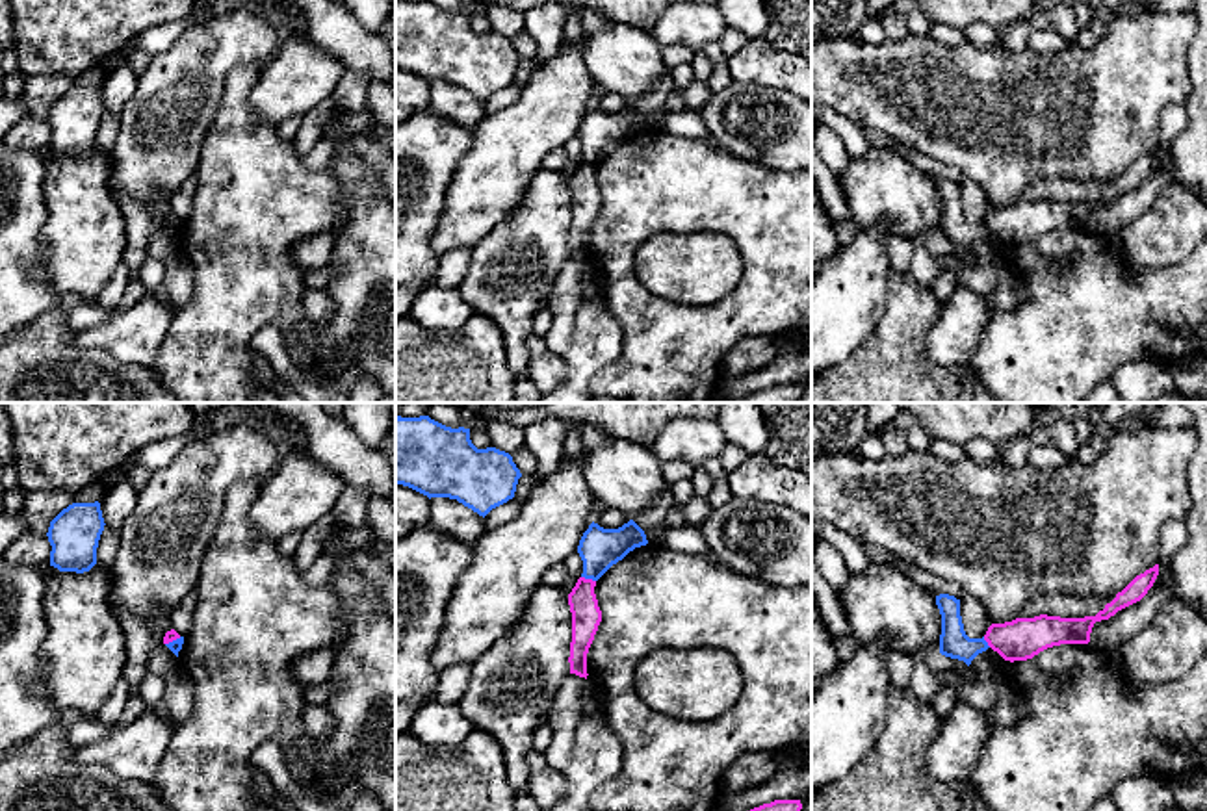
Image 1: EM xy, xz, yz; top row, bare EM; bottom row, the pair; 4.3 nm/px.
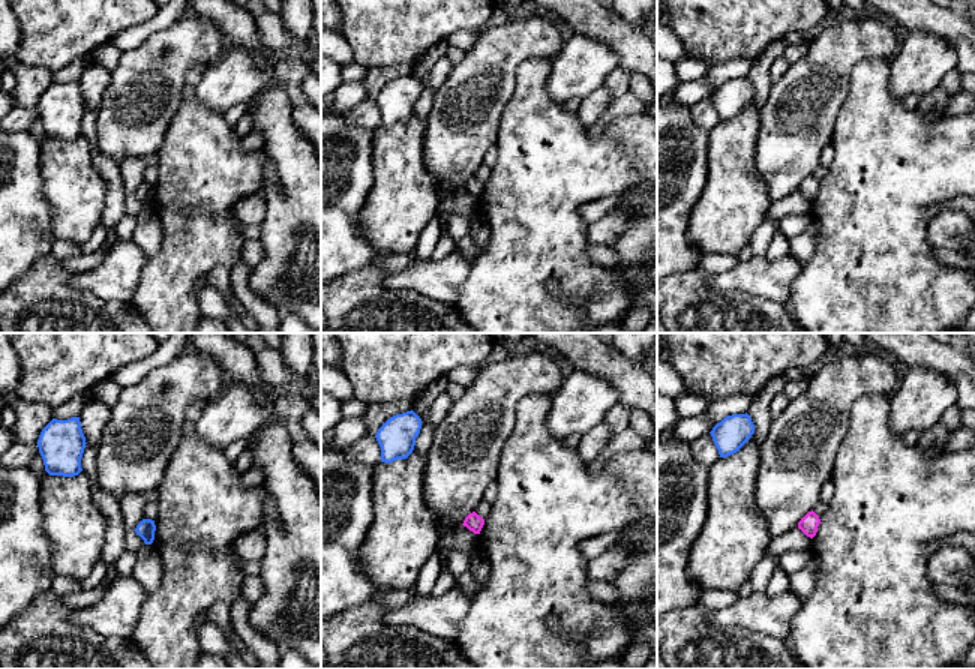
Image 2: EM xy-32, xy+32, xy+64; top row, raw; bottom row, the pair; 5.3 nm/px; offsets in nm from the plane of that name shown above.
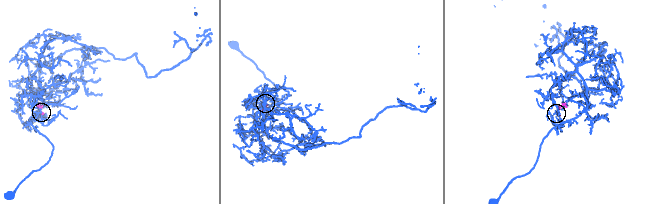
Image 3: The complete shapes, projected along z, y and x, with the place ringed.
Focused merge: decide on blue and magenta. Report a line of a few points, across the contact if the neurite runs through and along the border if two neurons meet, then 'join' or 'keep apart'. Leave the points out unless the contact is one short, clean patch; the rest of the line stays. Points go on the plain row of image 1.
line xz (582, 160), (595, 166); keep apart

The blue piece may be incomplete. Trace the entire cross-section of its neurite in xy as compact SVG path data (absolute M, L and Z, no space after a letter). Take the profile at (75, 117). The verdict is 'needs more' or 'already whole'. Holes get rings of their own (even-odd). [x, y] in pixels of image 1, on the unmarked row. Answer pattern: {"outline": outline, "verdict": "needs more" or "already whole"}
{"outline": "M72 87L48 111L50 150L59 156L89 156L97 148L97 132L104 115L100 87Z", "verdict": "already whole"}

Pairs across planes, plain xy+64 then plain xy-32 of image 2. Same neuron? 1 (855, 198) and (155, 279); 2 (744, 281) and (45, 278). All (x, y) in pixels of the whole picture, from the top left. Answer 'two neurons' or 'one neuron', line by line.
1: one neuron
2: two neurons

